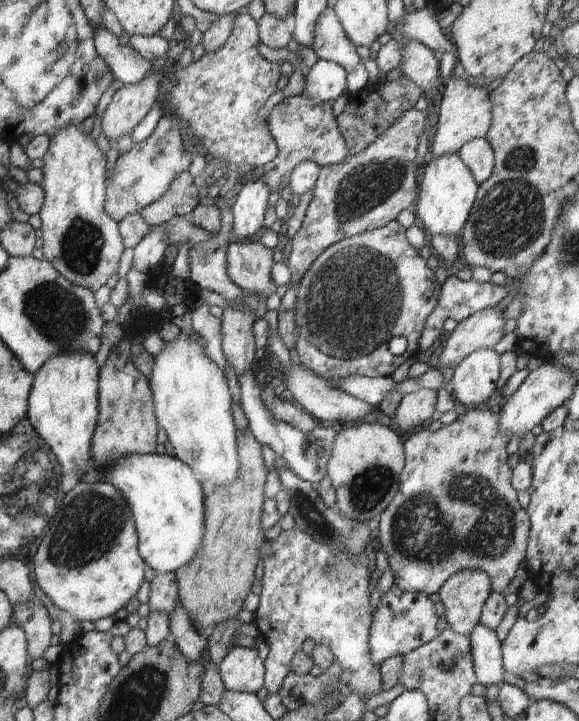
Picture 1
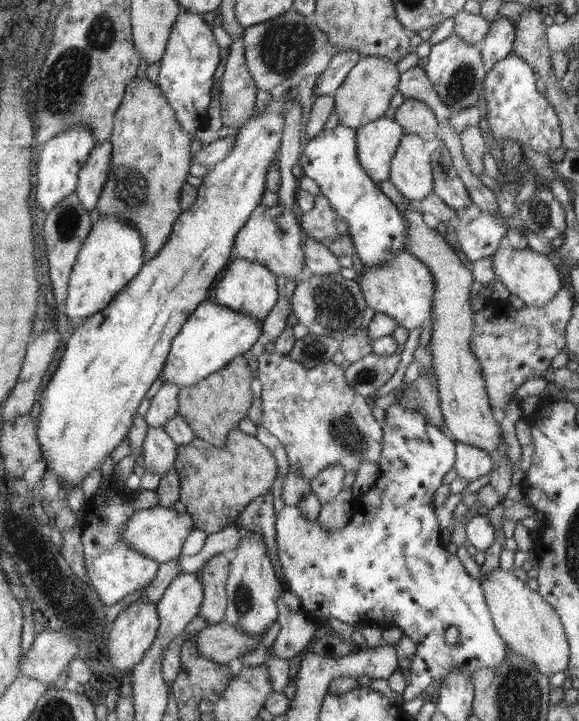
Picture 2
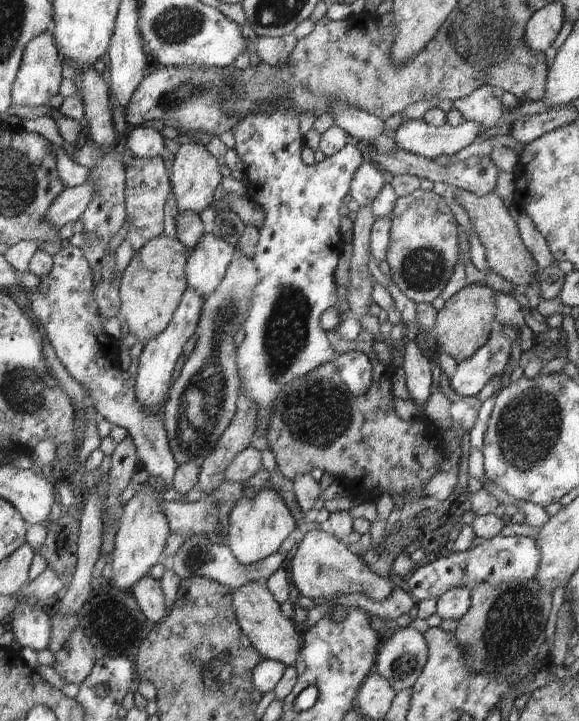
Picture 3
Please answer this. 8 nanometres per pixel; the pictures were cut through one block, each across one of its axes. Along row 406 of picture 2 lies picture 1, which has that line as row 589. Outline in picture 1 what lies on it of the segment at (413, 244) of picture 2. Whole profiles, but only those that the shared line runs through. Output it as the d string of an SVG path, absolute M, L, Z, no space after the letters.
M464 570L448 578L439 593L448 628L458 635L470 635L480 623L491 584L482 570Z

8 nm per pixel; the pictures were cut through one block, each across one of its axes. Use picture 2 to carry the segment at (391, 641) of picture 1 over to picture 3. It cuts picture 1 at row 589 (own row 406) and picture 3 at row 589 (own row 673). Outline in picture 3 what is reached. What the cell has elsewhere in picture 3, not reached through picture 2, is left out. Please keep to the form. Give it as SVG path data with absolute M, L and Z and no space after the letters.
M498 535L486 539L475 548L470 547L468 550L452 553L448 557L438 555L430 563L416 567L416 570L408 576L404 587L418 603L429 598L440 598L448 588L456 588L456 586L467 587L471 591L480 582L488 582L490 586L500 586L500 583L504 584L504 582L522 582L536 578L540 560L542 560L540 546L536 544L534 538Z

